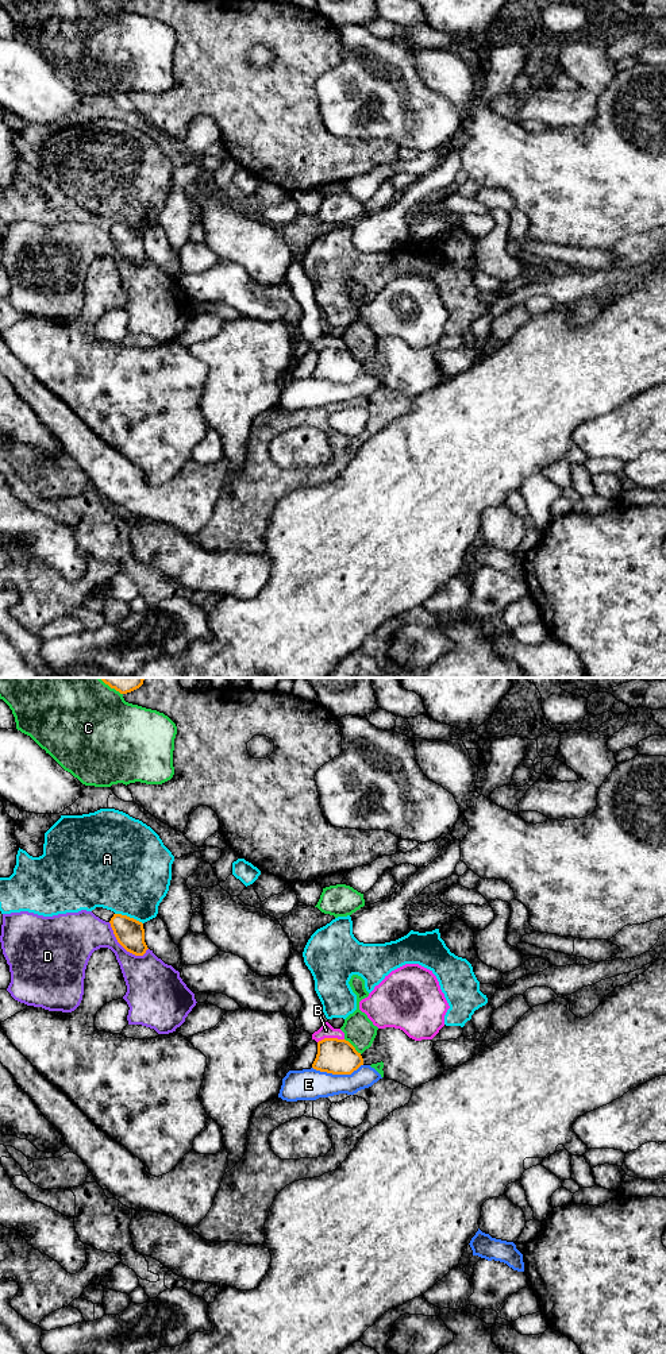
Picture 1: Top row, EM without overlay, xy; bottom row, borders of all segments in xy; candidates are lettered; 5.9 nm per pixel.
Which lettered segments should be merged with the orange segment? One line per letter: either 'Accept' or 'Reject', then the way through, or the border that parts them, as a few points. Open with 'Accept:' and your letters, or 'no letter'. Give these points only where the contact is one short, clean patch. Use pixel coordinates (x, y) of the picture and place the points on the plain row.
Accept: no letter
A: Reject. Boundary: xy (115, 222), (133, 226), (142, 232)
B: Reject. Boundary: xy (343, 347), (322, 347), (318, 351)
C: Reject
D: Reject
E: Reject. Boundary: xy (362, 373), (350, 382), (327, 382), (312, 377)

